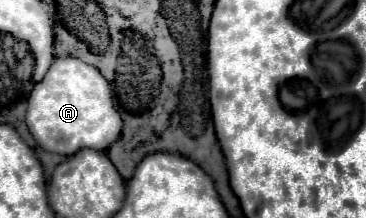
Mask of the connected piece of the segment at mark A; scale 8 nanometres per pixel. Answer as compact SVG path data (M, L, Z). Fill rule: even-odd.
M55 58L45 78L33 86L27 106L27 128L37 144L55 154L71 156L81 148L107 150L121 134L123 120L115 108L109 82L79 58Z

